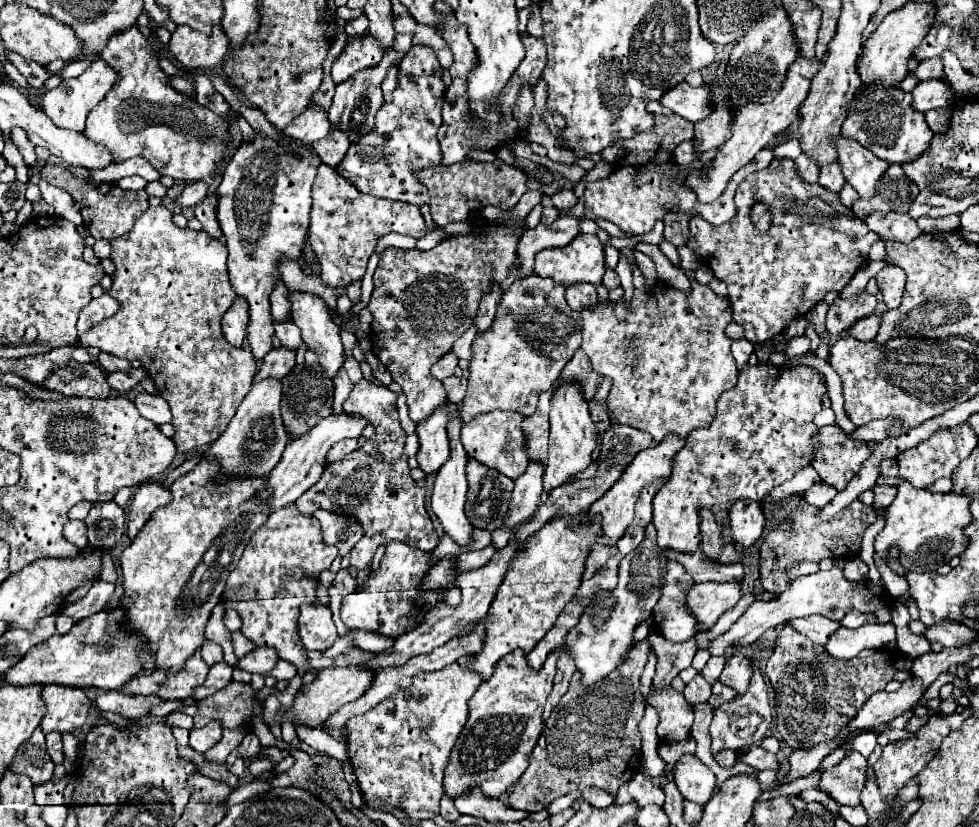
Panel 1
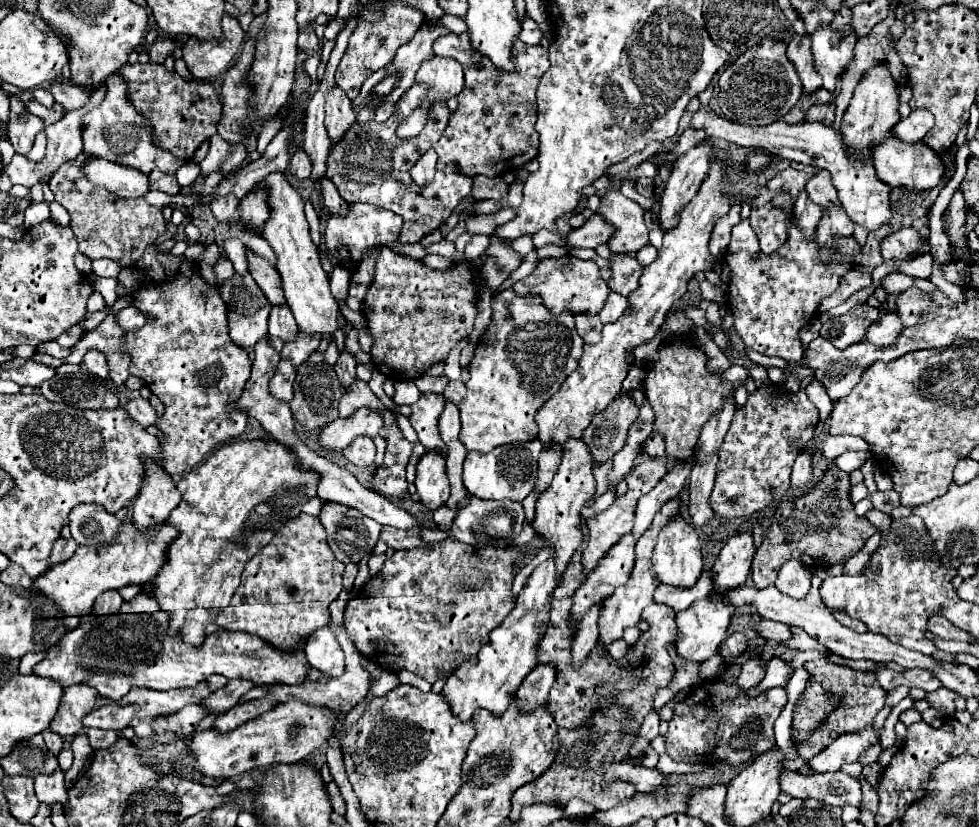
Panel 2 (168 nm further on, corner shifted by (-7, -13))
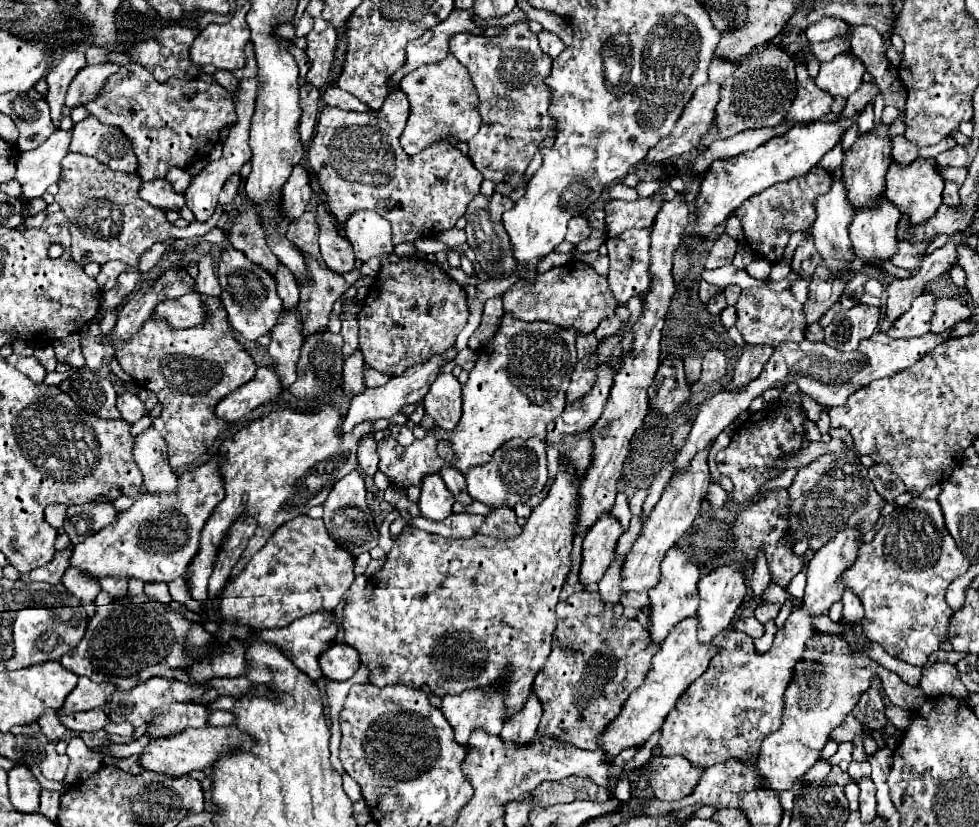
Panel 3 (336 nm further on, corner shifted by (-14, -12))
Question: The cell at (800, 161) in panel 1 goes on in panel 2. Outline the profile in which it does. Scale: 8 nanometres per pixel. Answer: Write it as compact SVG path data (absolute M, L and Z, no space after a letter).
M801 191L795 199L795 213L797 213L797 219L799 219L799 227L803 227L805 231L805 239L811 241L813 239L813 233L815 233L815 227L823 215L821 207L817 207L811 199L809 199L809 193L807 191Z

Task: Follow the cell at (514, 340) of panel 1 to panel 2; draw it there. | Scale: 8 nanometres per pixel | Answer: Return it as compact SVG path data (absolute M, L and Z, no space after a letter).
M505 289L493 297L491 307L493 319L475 349L475 357L469 365L471 379L467 381L467 397L459 405L461 411L459 439L467 447L467 451L481 451L481 453L493 451L497 445L531 441L533 437L537 437L537 423L535 423L537 409L545 401L549 401L553 397L553 391L557 391L557 387L561 387L561 383L577 369L583 351L583 339L577 335L573 315L569 311L563 311L561 315L545 311L545 305L537 295L517 295L513 289Z

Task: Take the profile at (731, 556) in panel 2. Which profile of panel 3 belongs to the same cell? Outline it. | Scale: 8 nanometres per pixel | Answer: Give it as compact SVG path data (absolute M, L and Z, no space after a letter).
M726 564L720 566L718 570L712 570L712 574L702 576L698 582L698 594L700 594L700 608L698 608L698 638L702 644L708 644L718 632L726 630L736 614L736 610L742 604L742 598L746 594L746 584L744 584L744 564Z

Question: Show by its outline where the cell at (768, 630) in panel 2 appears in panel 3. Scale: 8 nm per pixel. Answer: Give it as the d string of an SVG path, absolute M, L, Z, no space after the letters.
M754 616L738 618L738 620L732 624L732 628L734 628L736 632L744 632L744 634L748 634L748 636L752 636L752 638L760 638L760 636L764 634L764 626L762 626Z

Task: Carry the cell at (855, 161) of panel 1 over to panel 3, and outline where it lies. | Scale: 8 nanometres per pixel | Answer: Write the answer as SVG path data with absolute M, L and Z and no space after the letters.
M886 198L880 202L878 210L856 210L850 224L850 240L856 256L874 270L882 270L882 262L892 260L898 250L896 226L900 212Z

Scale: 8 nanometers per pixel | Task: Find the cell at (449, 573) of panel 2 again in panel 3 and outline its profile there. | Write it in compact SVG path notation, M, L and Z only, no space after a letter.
M560 466L554 484L548 490L548 496L534 508L532 516L528 518L528 522L522 528L522 534L512 540L492 540L482 534L476 534L474 538L466 538L466 540L454 540L454 538L440 538L438 534L428 534L410 524L404 526L404 530L394 540L394 546L386 556L386 564L380 568L380 572L376 572L374 576L368 578L368 580L386 580L386 586L378 584L378 582L374 582L374 584L370 582L364 590L348 596L346 606L344 606L342 628L344 628L346 644L358 650L362 664L370 670L370 682L376 686L386 686L386 684L406 684L412 688L428 686L430 692L440 698L446 694L462 694L464 690L470 690L470 688L488 688L488 686L502 684L504 706L506 706L504 718L510 718L510 714L518 712L530 696L534 676L540 672L540 666L544 666L544 662L550 654L550 640L552 640L552 632L556 628L556 610L554 608L558 604L558 594L562 590L562 584L566 582L566 576L570 572L570 550L572 550L574 524L576 524L576 512L578 512L578 502L576 502L578 482L580 480L572 466Z

